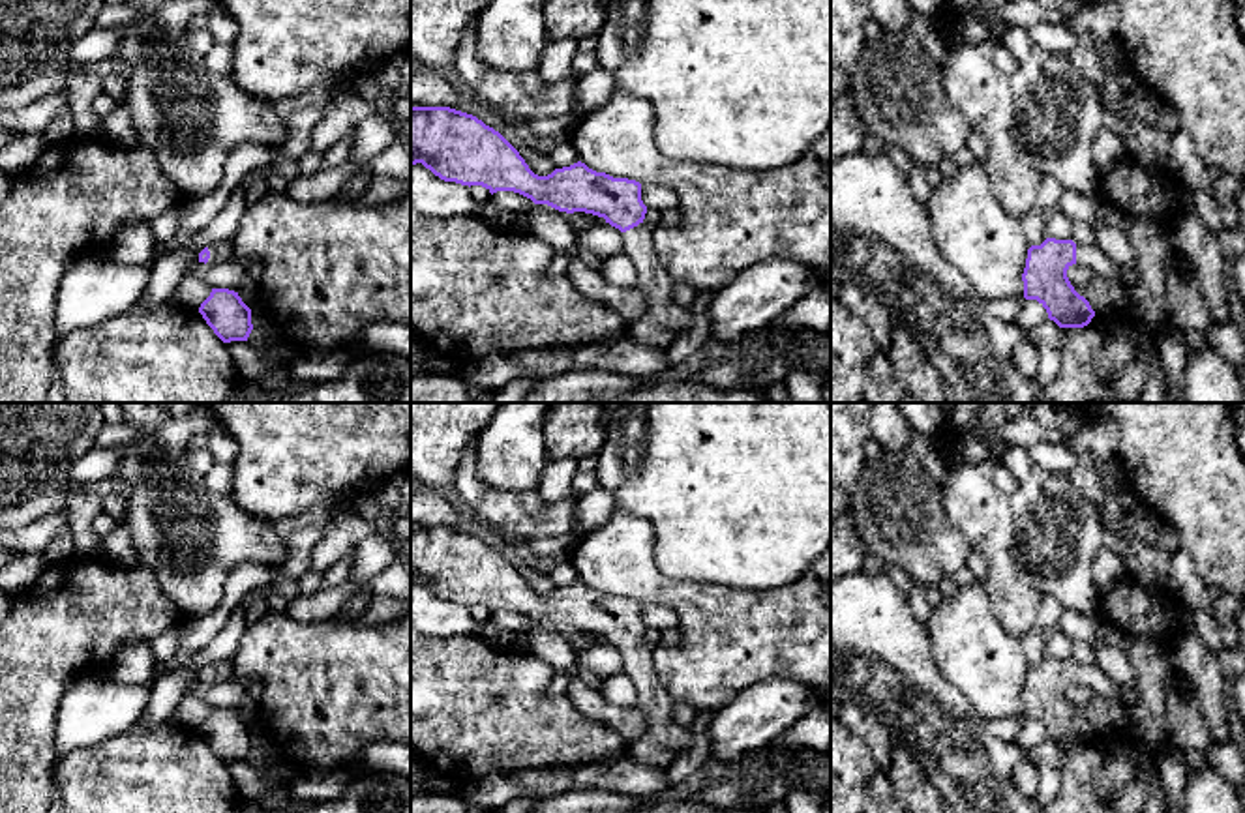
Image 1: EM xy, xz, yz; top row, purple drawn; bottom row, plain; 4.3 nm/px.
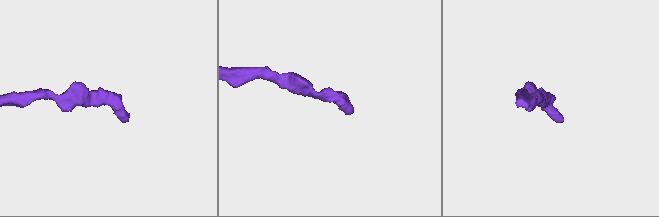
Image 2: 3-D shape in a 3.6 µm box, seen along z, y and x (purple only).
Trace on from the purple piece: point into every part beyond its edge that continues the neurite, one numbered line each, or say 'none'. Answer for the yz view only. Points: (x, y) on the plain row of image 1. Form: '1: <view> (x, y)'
1: yz (1086, 675)

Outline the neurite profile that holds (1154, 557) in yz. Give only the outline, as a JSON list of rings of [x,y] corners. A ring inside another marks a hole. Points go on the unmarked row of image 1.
[[[1125,523],[1121,526],[1121,538],[1125,540],[1127,554],[1144,568],[1149,568],[1157,577],[1166,579],[1172,554],[1159,545],[1148,545],[1142,541]]]

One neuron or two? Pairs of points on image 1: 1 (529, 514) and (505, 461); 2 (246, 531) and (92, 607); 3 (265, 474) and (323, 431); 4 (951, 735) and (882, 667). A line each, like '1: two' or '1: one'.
1: two
2: two
3: one
4: one

